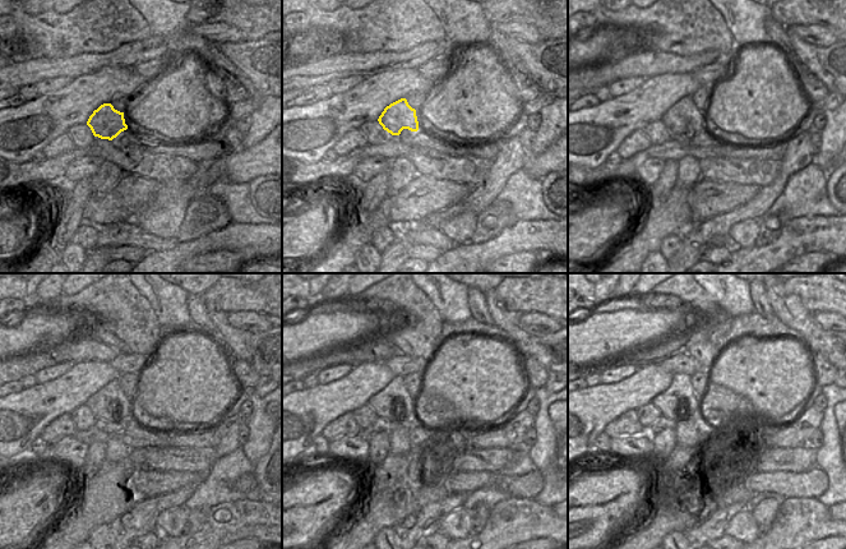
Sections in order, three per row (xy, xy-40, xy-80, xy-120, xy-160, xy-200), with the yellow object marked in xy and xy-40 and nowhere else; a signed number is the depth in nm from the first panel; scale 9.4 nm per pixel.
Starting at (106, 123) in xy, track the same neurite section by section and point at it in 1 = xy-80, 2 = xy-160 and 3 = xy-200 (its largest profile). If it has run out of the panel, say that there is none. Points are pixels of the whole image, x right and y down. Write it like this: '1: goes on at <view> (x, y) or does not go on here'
1: goes on at xy-80 (684, 111)
2: goes on at xy-160 (388, 402)
3: goes on at xy-200 (680, 392)

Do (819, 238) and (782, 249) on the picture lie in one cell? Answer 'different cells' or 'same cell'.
same cell

